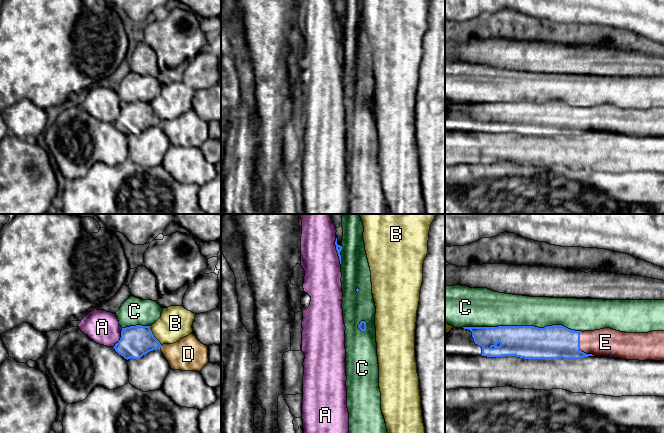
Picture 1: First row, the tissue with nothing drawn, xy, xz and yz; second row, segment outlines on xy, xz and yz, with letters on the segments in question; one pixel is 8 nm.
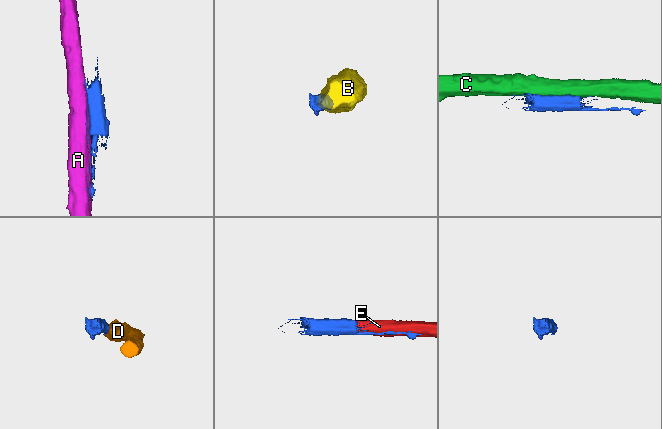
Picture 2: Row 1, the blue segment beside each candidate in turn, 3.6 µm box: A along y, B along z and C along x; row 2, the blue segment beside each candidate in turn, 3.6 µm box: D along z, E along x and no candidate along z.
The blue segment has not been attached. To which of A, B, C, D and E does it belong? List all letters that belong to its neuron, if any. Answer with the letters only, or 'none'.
E

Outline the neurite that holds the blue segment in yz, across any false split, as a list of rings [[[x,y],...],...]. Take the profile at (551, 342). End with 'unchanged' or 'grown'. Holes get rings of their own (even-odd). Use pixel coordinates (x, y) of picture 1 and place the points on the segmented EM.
[[[562,325],[544,328],[534,326],[452,328],[445,334],[445,355],[516,356],[524,359],[580,359],[588,356],[611,356],[626,360],[664,361],[664,331],[626,333],[604,328],[582,332]]]; grown

